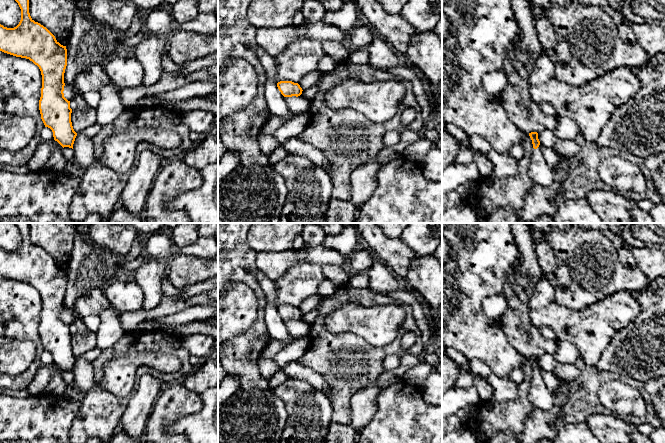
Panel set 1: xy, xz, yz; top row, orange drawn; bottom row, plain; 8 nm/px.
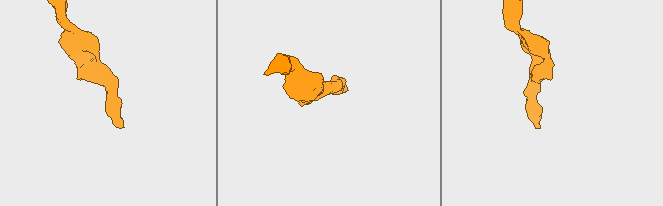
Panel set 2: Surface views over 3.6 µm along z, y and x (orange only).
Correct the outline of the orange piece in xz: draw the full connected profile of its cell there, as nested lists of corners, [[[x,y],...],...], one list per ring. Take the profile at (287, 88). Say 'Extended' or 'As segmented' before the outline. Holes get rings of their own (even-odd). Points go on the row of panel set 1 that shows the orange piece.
As segmented. [[[280,81],[277,83],[277,87],[284,97],[298,97],[303,91],[298,83],[292,81]]]

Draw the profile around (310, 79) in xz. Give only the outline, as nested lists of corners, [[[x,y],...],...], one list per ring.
[[[315,71],[312,73],[307,74],[306,76],[304,76],[300,81],[299,81],[299,85],[302,88],[302,90],[308,89],[311,86],[313,86],[319,77],[319,72]]]

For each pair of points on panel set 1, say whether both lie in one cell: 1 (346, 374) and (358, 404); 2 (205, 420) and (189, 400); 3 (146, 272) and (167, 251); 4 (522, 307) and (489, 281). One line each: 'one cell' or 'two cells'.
1: two cells
2: two cells
3: one cell
4: two cells

